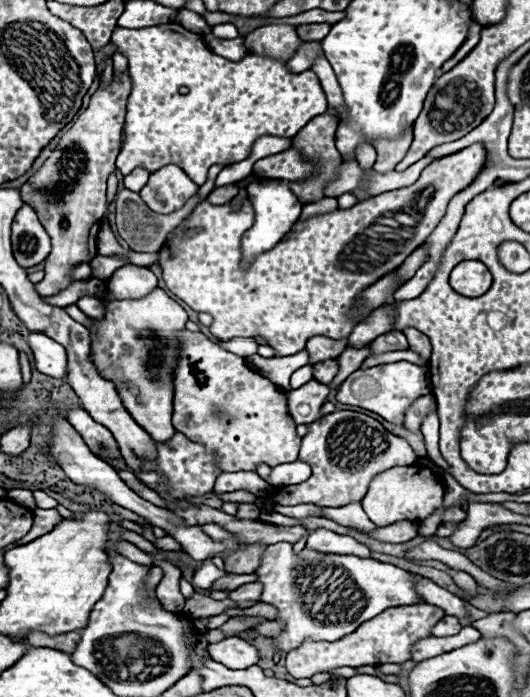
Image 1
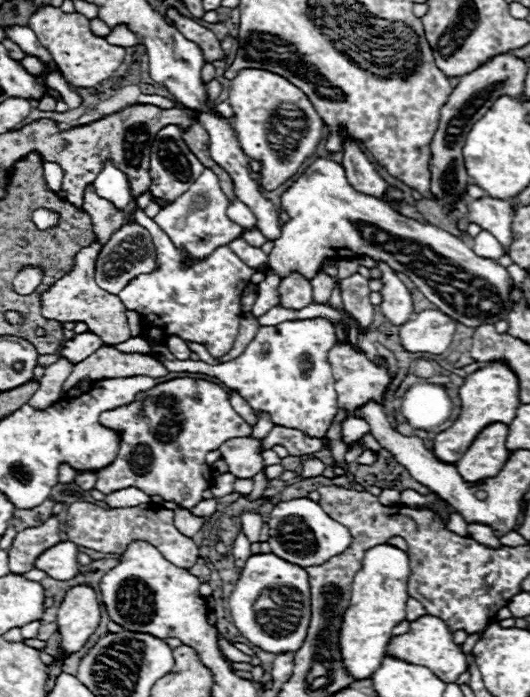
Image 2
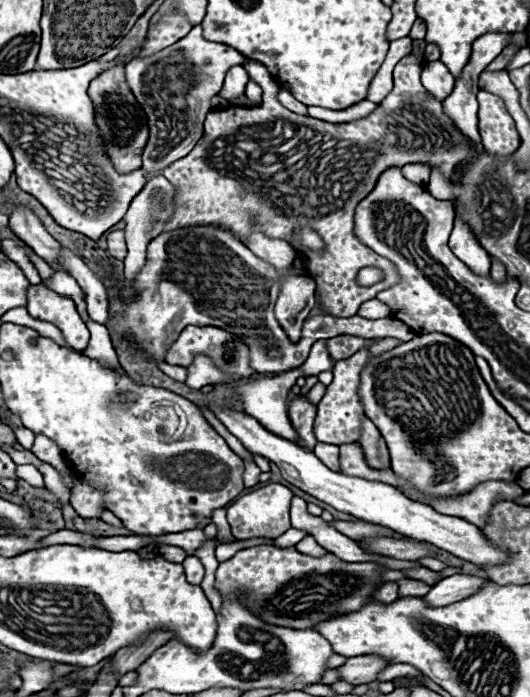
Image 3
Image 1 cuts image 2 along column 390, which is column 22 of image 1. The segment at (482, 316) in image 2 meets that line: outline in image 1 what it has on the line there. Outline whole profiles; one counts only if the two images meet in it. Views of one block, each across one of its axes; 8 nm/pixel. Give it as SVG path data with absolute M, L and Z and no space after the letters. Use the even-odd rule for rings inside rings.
M28 204L20 208L12 222L12 252L22 268L32 268L50 254L50 238Z

